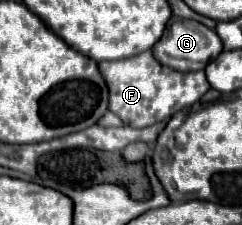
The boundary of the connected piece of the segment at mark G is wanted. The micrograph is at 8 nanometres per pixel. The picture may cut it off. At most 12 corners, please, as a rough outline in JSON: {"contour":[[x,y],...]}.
{"contour":[[192,19],[172,21],[152,53],[174,71],[200,71],[222,41]]}

